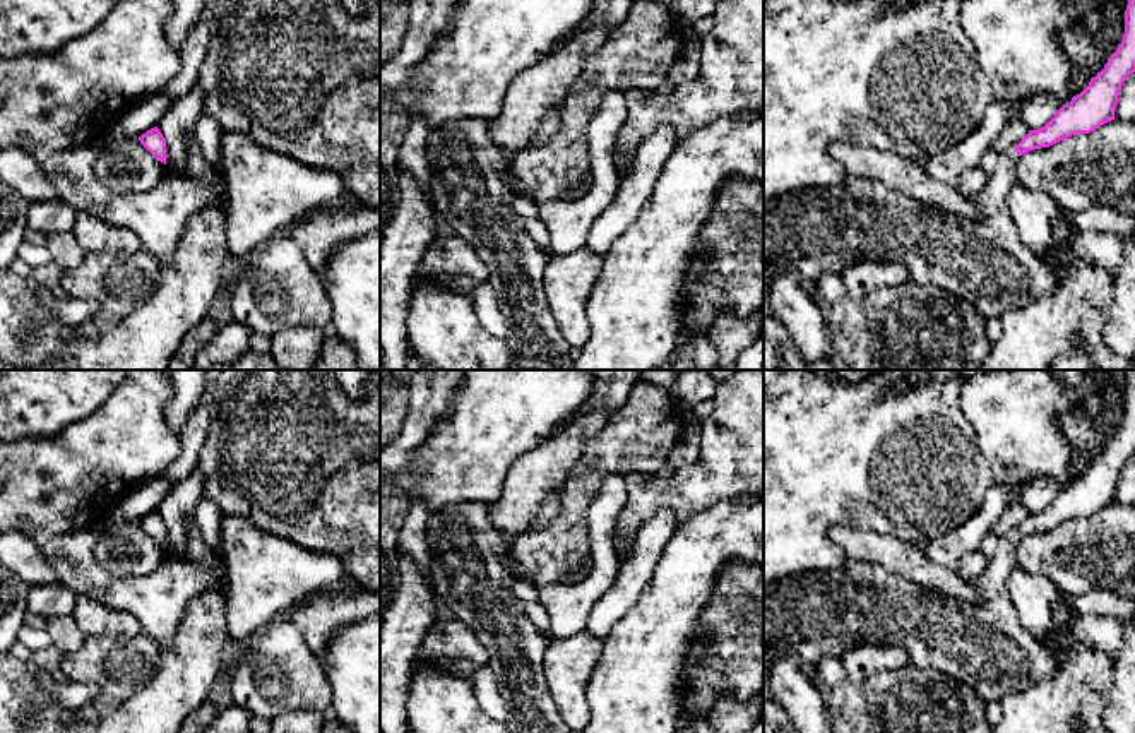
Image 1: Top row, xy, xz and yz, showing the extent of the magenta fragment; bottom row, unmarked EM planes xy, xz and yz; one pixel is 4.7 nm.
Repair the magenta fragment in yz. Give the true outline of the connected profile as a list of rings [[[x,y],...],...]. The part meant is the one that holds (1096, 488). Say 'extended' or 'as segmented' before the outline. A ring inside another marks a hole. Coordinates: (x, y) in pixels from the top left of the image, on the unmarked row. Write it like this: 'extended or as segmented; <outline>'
extended; [[[1126,370],[1126,375],[1130,384],[1125,394],[1125,418],[1116,435],[1104,452],[1090,462],[1089,469],[1073,480],[1070,486],[1063,488],[1044,510],[1029,514],[1015,531],[998,539],[996,557],[989,560],[974,581],[983,594],[979,605],[919,587],[899,575],[892,575],[878,563],[847,558],[834,569],[805,570],[764,586],[764,654],[770,661],[793,658],[817,664],[823,658],[842,659],[849,649],[861,644],[897,646],[909,654],[912,666],[938,670],[945,676],[971,687],[986,704],[1000,702],[1005,694],[1029,688],[1034,682],[1055,673],[1058,664],[1056,654],[1022,627],[1007,596],[1005,582],[1010,570],[1017,565],[1015,548],[1022,538],[1049,531],[1072,519],[1090,517],[1114,504],[1121,469],[1135,456],[1135,370]]]

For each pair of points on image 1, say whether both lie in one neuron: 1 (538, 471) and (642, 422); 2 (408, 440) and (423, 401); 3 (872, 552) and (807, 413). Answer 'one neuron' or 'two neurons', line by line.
1: two neurons
2: one neuron
3: two neurons

